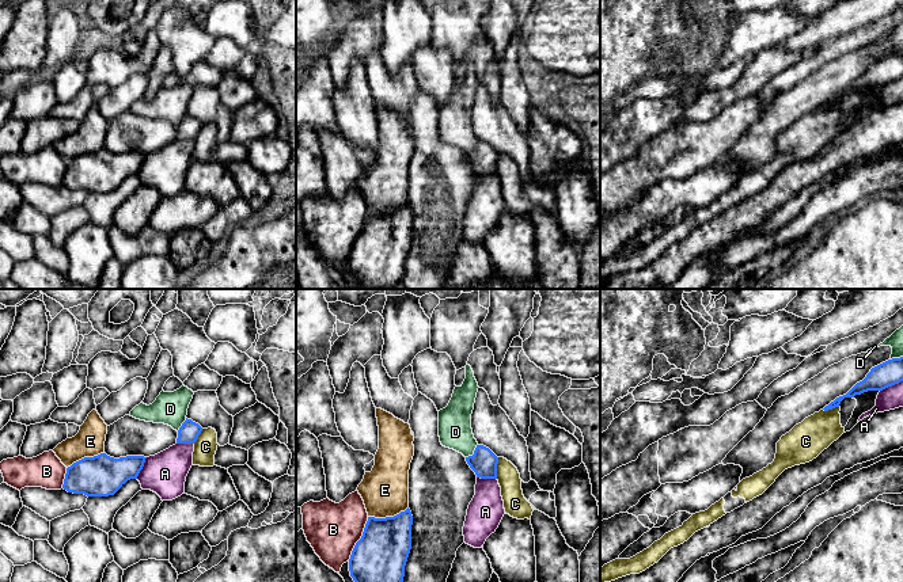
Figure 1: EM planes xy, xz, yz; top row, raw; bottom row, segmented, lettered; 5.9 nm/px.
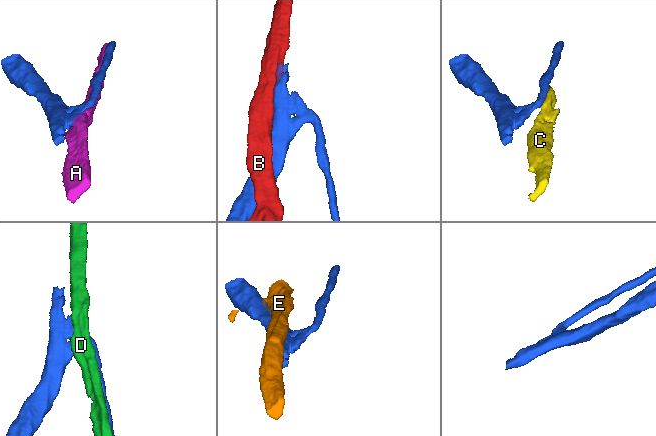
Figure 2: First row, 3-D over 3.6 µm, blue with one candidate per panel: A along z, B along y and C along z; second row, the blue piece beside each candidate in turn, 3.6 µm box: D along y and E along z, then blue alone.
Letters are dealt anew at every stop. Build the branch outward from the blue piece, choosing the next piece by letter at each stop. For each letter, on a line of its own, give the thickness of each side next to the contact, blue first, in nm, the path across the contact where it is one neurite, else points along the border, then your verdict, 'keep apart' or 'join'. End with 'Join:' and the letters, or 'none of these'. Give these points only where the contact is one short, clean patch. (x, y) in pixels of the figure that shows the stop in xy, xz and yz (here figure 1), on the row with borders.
A: 240/260 nm | keep apart
B: 320/320 nm | keep apart
C: 160/140 nm | keep apart
D: 160/200 nm | keep apart
E: 320/280 nm | keep apart
Join: none of these

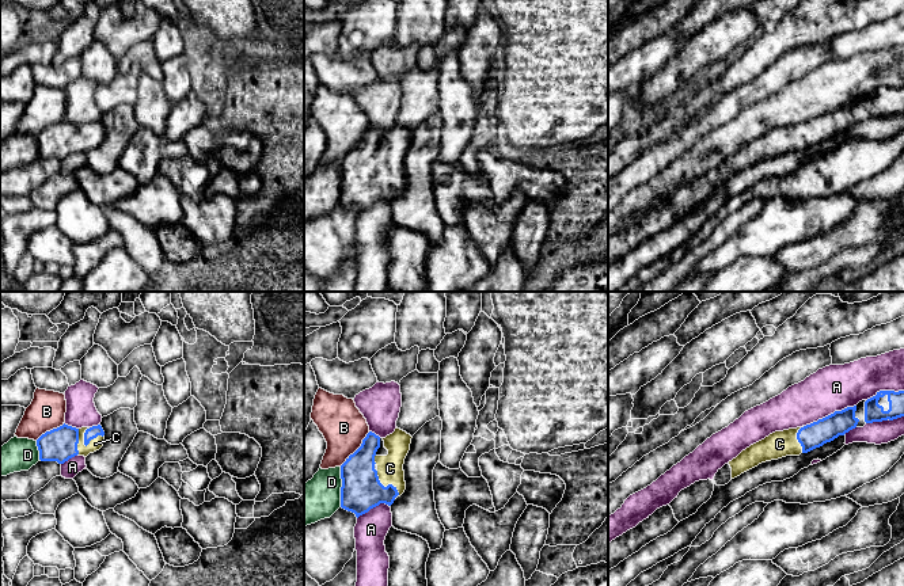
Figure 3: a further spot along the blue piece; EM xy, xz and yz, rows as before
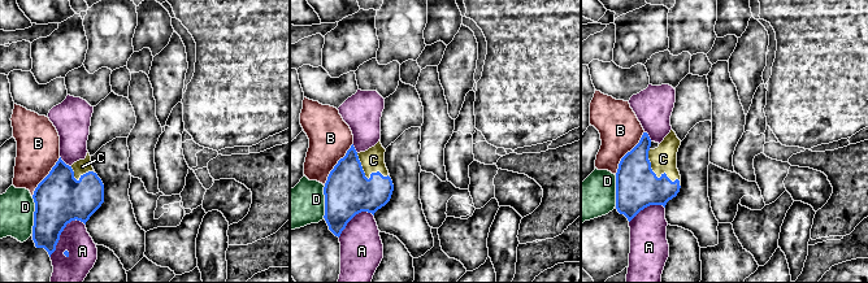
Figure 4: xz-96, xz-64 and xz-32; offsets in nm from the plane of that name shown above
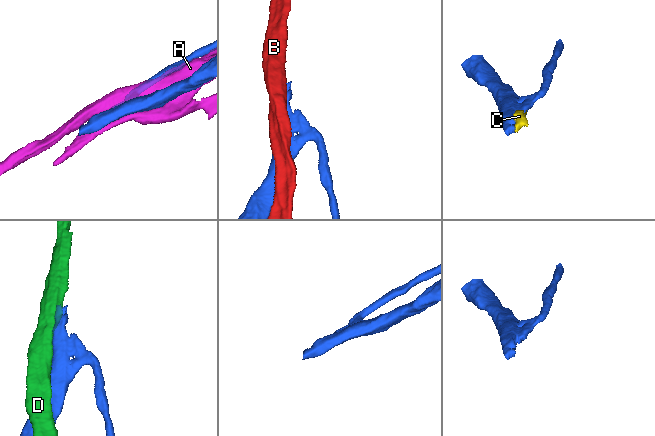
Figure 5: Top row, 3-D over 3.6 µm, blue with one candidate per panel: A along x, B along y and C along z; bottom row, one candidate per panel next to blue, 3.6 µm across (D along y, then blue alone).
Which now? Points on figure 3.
A: 150/280 nm | keep apart
B: 240/260 nm | keep apart
C: 70/70 nm | join
D: 240/240 nm | keep apart
Join: C

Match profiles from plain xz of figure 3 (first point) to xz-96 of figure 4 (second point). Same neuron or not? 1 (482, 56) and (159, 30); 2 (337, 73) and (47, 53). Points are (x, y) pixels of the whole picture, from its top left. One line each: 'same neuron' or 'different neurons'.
1: different neurons
2: different neurons

